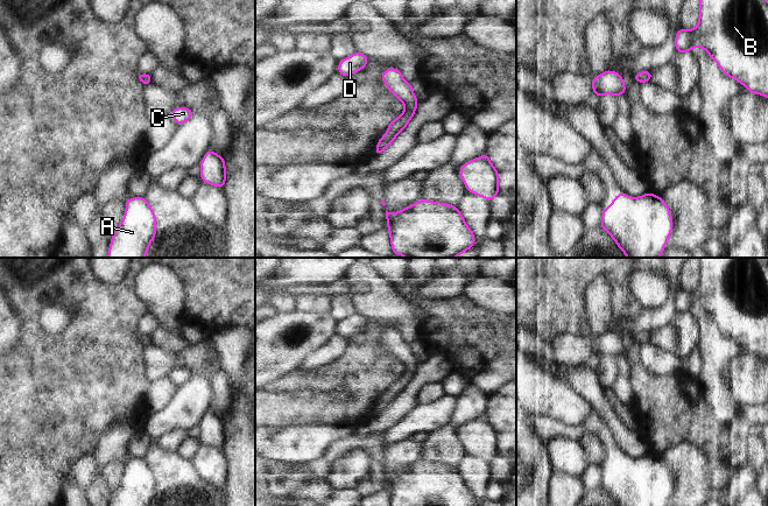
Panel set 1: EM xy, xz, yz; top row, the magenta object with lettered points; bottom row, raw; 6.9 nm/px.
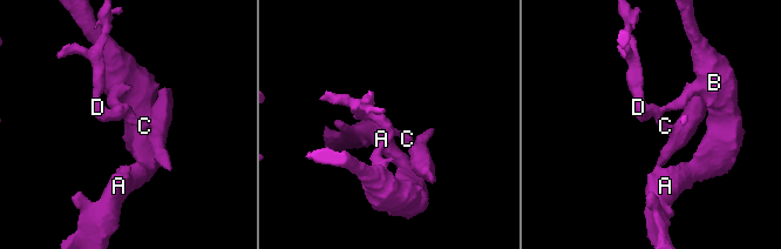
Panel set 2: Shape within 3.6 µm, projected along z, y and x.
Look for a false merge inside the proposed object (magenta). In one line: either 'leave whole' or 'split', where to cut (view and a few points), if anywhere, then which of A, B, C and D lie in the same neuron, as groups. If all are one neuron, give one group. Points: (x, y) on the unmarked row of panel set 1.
leave whole | no cut | A B C D

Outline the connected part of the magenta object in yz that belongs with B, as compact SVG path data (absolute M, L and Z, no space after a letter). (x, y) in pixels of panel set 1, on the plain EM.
M697 258L700 265L699 269L699 283L696 289L684 291L681 288L675 297L676 314L690 314L695 308L703 309L714 322L723 335L730 339L734 339L738 344L742 345L747 353L761 356L768 359L768 261L766 258Z

